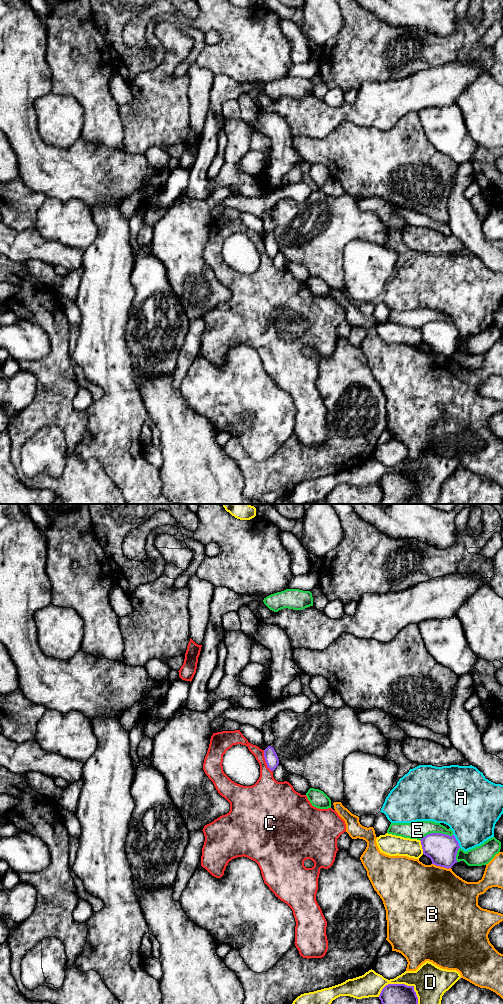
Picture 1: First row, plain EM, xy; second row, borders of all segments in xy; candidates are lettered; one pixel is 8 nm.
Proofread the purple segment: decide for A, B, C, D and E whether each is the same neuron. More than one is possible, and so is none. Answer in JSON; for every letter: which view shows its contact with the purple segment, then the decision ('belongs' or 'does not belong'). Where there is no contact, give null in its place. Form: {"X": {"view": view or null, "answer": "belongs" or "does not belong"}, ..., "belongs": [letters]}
{"A": {"view": "xy", "answer": "does not belong"}, "B": {"view": "xy", "answer": "does not belong"}, "C": {"view": "xy", "answer": "does not belong"}, "D": {"view": "xy", "answer": "does not belong"}, "E": {"view": "xy", "answer": "does not belong"}, "belongs": []}

